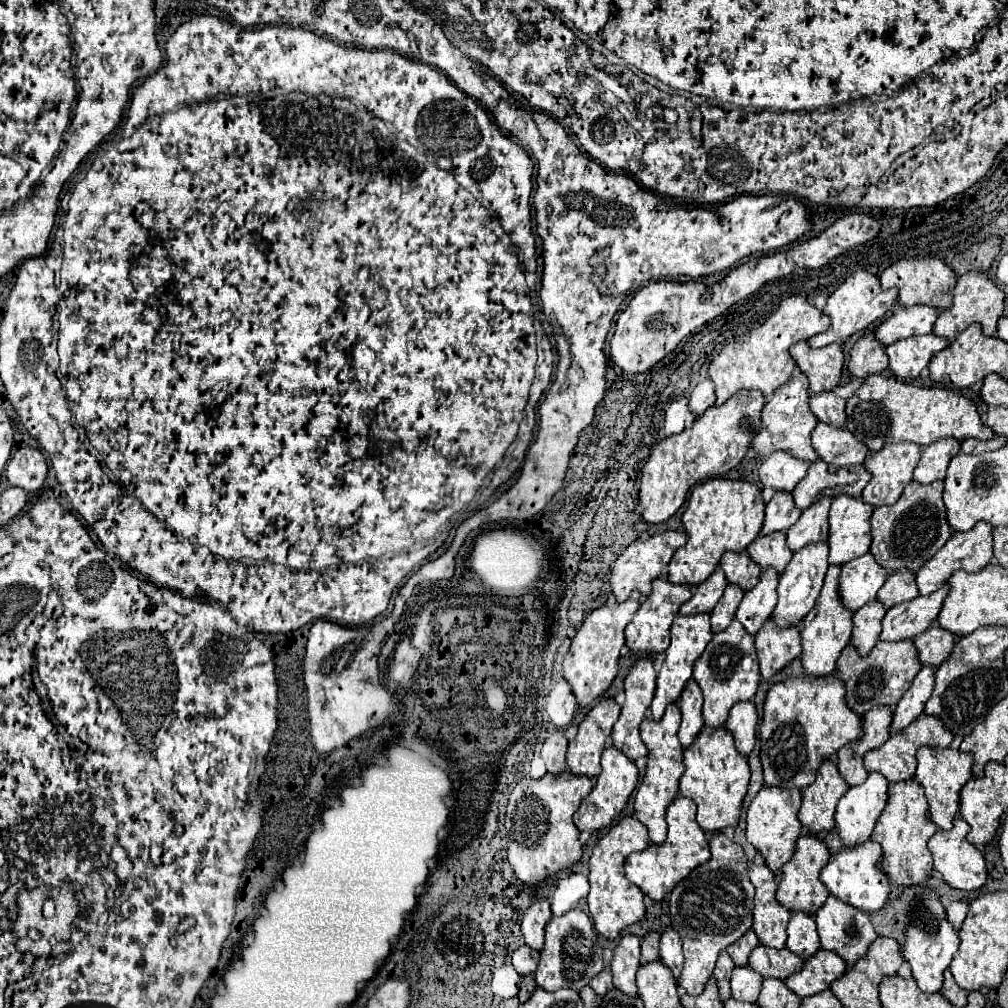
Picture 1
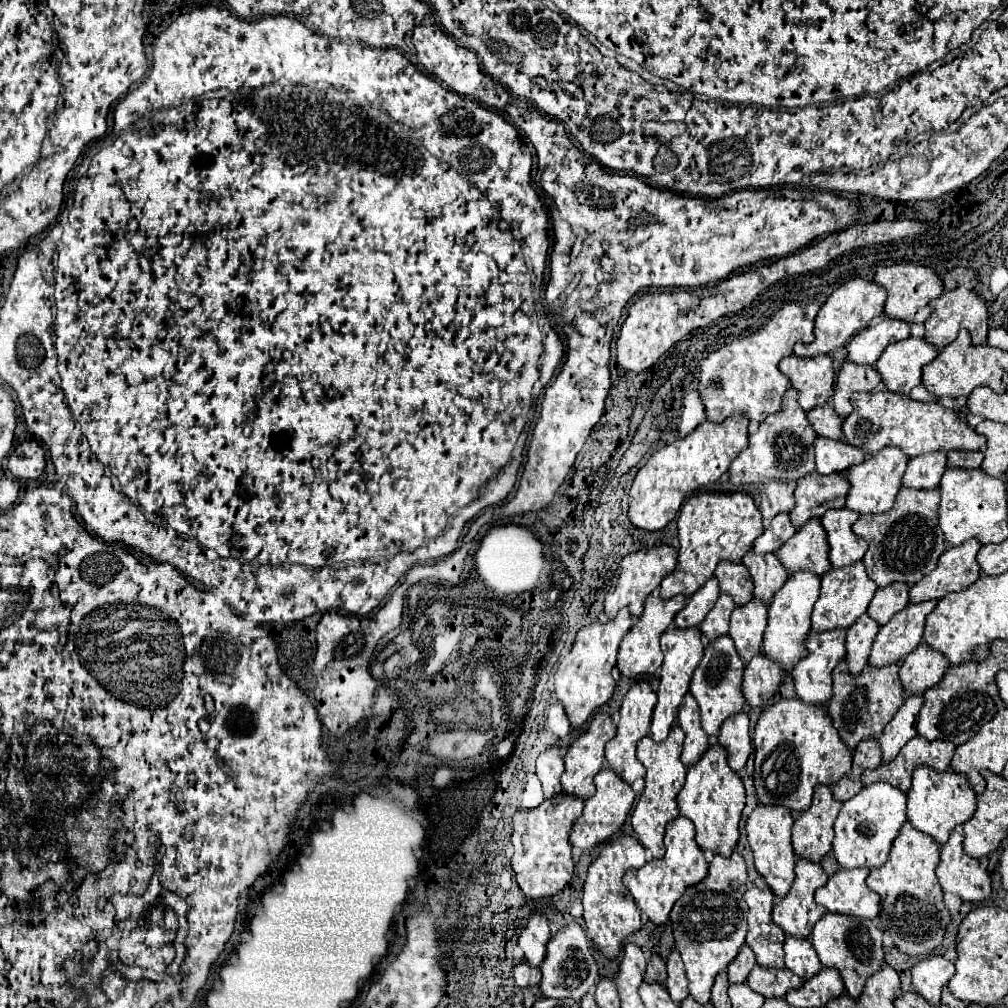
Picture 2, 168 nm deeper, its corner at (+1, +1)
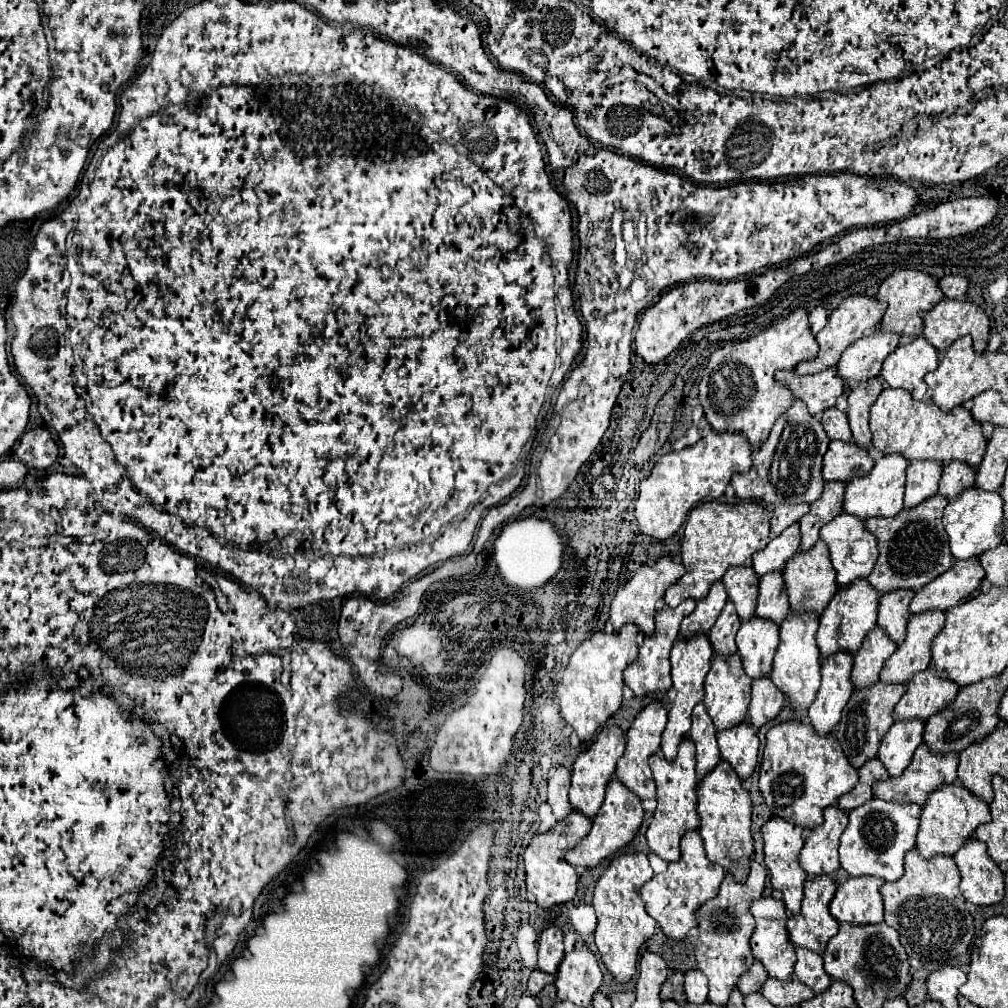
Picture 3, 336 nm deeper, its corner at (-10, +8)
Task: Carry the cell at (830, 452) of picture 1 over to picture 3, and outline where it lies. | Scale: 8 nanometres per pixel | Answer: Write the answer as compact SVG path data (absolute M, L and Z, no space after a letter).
M830 441L828 451L824 455L822 479L824 481L840 481L848 483L858 475L868 475L874 467L872 457L854 443Z

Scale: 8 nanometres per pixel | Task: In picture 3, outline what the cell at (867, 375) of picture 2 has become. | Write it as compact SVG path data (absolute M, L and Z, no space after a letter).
M876 377L876 379L868 379L860 383L848 395L848 403L850 403L848 419L852 427L852 441L860 445L864 451L872 449L872 435L868 429L868 419L870 419L870 407L874 399L880 395L880 391L882 391L882 379Z

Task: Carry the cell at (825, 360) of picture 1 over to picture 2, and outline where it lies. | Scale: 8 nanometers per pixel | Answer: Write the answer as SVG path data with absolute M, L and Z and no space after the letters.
M791 354L779 362L779 370L791 380L791 386L799 390L799 404L803 410L811 410L831 400L835 380L831 354L819 354L815 358Z

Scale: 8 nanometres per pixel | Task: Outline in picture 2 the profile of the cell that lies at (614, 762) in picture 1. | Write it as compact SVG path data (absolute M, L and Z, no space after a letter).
M603 768L595 776L595 788L597 788L597 792L585 800L583 814L573 822L573 830L571 830L571 838L569 838L569 842L573 846L579 846L583 850L593 848L595 844L613 836L623 826L623 822L633 806L633 800L635 800L633 788L627 786L627 782L623 782L623 778L619 778L619 774L615 774L611 768Z

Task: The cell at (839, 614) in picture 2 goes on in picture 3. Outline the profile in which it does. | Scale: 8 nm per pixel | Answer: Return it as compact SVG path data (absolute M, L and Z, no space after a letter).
M856 579L850 587L838 589L832 601L828 603L824 615L820 617L820 627L816 633L818 649L820 649L820 659L826 659L830 655L836 655L840 651L846 653L856 653L864 641L864 637L874 629L876 625L876 613L878 613L878 591L870 587L866 579Z

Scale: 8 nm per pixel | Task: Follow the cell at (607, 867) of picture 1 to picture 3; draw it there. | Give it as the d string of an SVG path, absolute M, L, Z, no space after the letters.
M626 853L616 857L604 875L598 879L594 889L592 907L598 917L598 929L594 933L594 943L598 947L598 955L606 969L612 973L614 981L628 983L636 975L636 961L642 945L654 935L656 923L646 913L644 901L640 897L640 889L646 881L652 879L652 867L644 853Z

